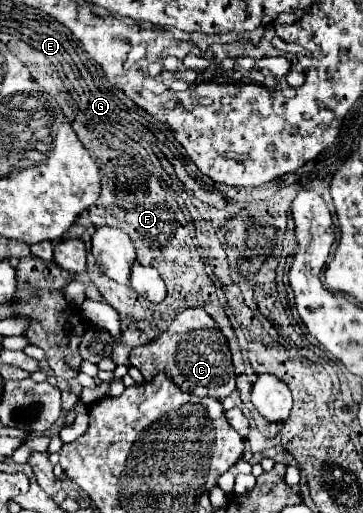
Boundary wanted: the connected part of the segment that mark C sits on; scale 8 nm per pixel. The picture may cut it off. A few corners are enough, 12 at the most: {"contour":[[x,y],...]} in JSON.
{"contour":[[201,307],[131,351],[151,381],[165,371],[183,391],[235,391],[227,337]]}

